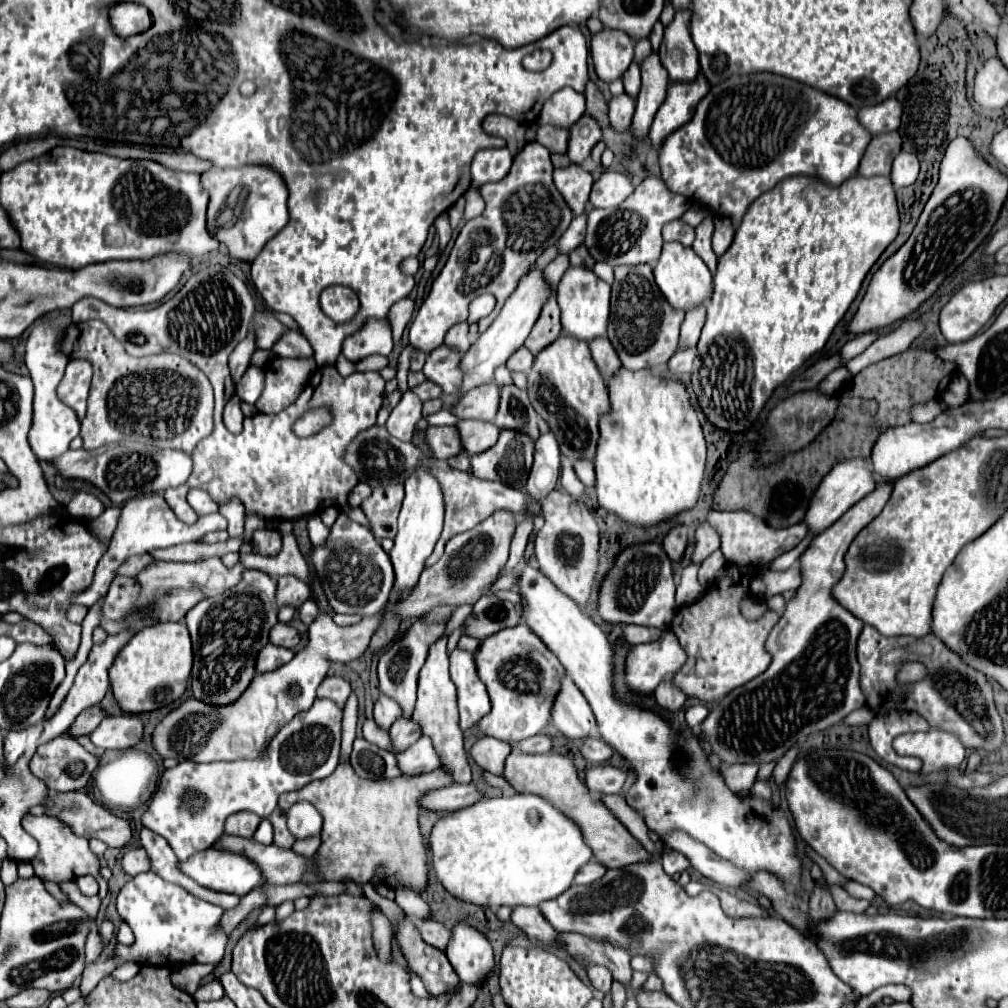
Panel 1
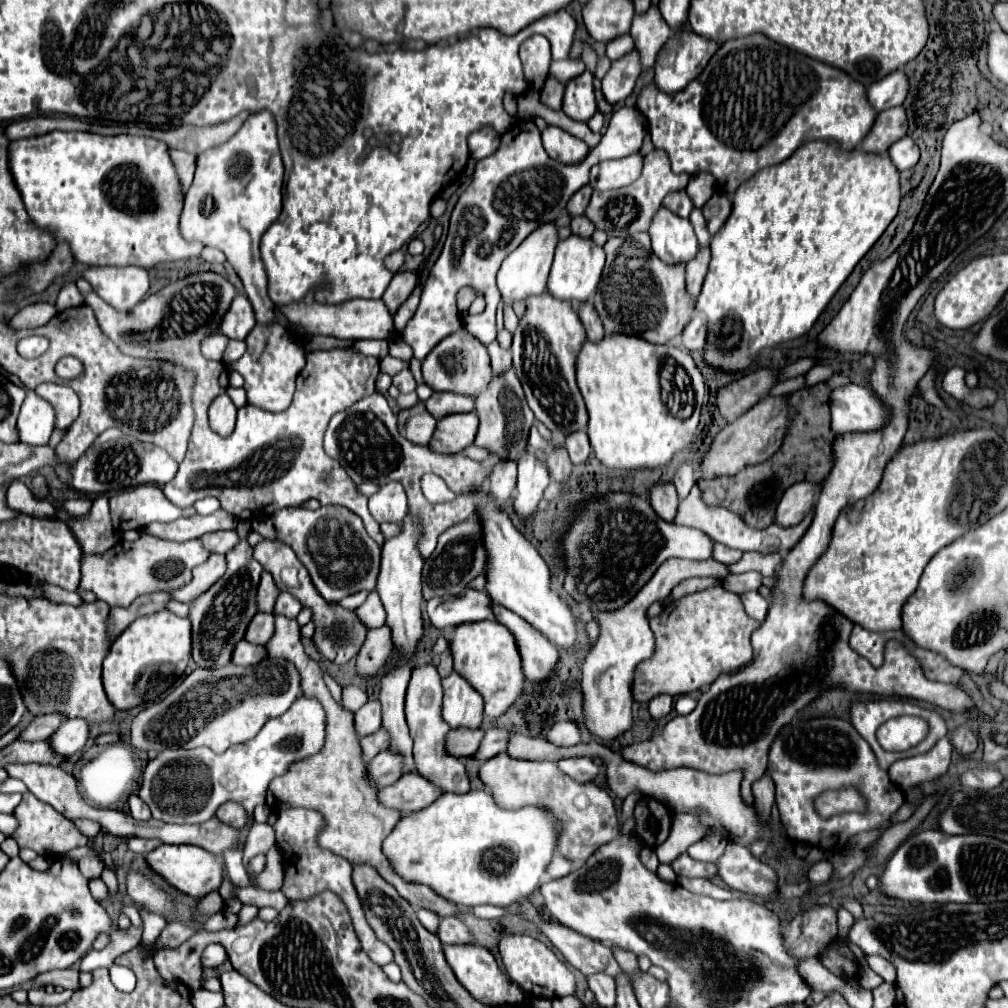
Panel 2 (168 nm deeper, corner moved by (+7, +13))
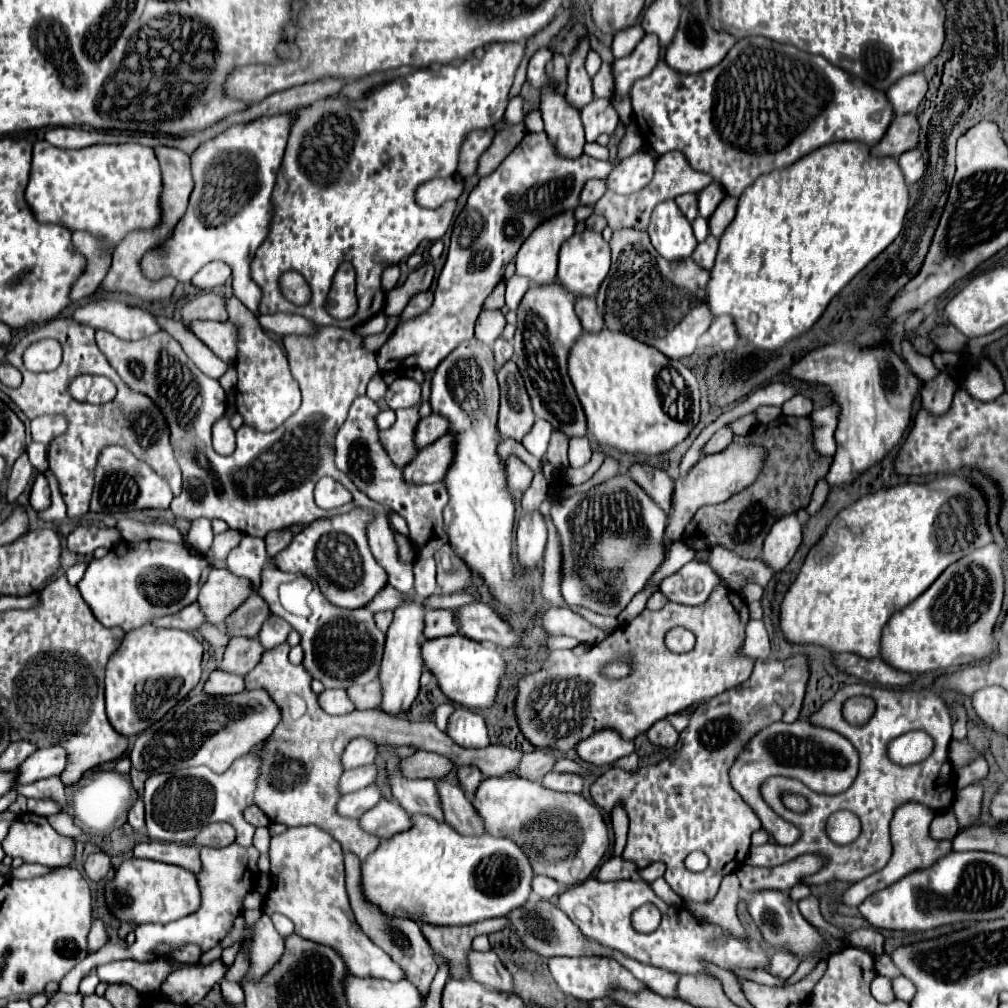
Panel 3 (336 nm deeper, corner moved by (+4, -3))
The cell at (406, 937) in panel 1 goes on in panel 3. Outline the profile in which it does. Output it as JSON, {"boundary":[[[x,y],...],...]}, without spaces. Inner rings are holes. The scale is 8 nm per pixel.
{"boundary":[[[351,854],[345,856],[345,886],[347,886],[347,894],[349,894],[349,902],[351,902],[355,920],[359,922],[361,930],[371,938],[371,942],[375,942],[379,948],[383,948],[383,952],[387,952],[391,956],[391,960],[395,960],[395,964],[399,964],[403,968],[405,978],[411,980],[419,988],[419,992],[423,992],[423,1004],[425,1004],[425,1000],[429,996],[431,980],[437,972],[437,962],[435,962],[431,946],[423,938],[419,924],[415,920],[387,916],[377,904],[371,904],[371,900],[367,900],[367,896],[363,896],[361,862],[357,856],[351,856]]]}

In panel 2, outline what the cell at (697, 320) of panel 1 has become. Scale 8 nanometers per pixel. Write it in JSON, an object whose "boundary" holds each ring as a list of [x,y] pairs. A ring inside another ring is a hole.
{"boundary":[[[698,248],[698,254],[686,264],[686,288],[692,296],[700,294],[704,276],[708,272],[710,262],[710,248]]]}

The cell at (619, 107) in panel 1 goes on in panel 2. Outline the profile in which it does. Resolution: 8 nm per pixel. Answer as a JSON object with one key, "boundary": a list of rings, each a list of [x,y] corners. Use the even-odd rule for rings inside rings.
{"boundary":[[[630,50],[628,54],[612,60],[608,74],[602,78],[602,92],[610,104],[622,102],[634,90],[634,84],[642,72],[638,50]]]}

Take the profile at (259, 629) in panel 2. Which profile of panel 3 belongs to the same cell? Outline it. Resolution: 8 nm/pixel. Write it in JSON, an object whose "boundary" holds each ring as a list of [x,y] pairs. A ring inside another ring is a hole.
{"boundary":[[[235,636],[229,640],[219,668],[245,676],[259,664],[259,658],[263,656],[263,652],[265,652],[265,648],[261,646],[261,642],[257,638]]]}

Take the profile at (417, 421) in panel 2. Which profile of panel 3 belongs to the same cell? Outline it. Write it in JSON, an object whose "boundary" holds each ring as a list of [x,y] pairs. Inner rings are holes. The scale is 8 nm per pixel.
{"boundary":[[[425,373],[425,381],[421,385],[422,389],[422,401],[417,406],[411,406],[411,408],[401,408],[397,410],[397,422],[389,428],[389,430],[383,430],[381,432],[381,442],[385,446],[385,450],[389,452],[391,460],[397,464],[397,466],[405,466],[409,464],[419,448],[415,444],[415,428],[419,424],[419,406],[425,401],[428,401],[431,394],[431,375]]]}

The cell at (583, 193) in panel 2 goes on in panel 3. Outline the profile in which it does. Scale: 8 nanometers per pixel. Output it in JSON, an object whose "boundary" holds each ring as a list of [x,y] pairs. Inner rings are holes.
{"boundary":[[[589,180],[581,192],[581,204],[583,206],[595,206],[595,202],[605,194],[605,182],[603,180]]]}

